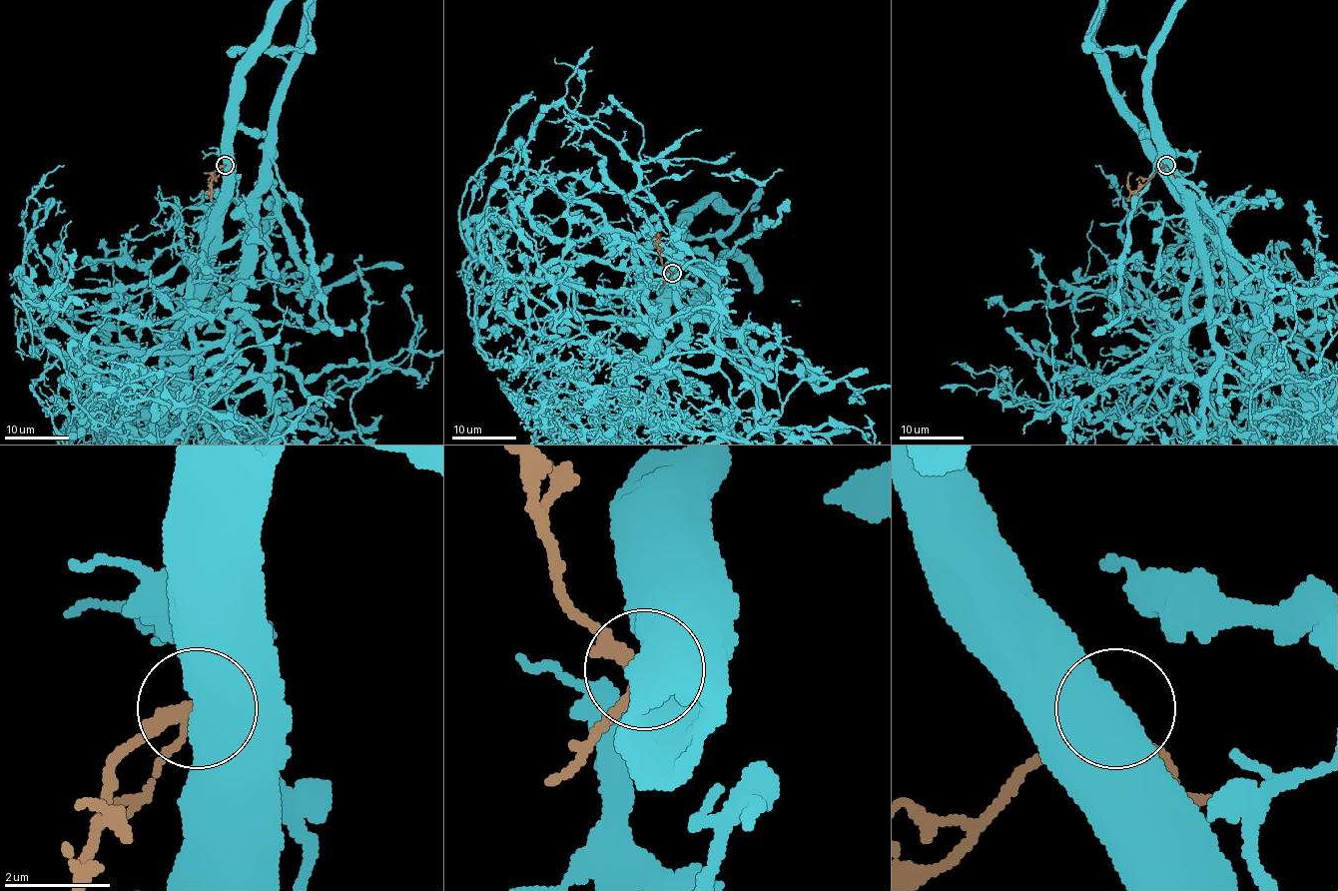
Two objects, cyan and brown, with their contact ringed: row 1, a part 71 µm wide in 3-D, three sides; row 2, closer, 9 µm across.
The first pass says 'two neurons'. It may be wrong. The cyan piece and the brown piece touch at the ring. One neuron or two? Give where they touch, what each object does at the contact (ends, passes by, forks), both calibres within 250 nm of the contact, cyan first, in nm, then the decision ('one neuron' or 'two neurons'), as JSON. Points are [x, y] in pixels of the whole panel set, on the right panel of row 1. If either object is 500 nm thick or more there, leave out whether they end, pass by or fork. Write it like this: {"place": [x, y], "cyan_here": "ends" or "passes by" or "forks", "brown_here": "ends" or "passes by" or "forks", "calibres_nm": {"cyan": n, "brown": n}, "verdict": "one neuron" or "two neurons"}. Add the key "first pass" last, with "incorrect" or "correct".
{"place": [1166, 165], "calibres_nm": {"cyan": 750, "brown": 240}, "verdict": "two neurons", "first pass": "correct"}

